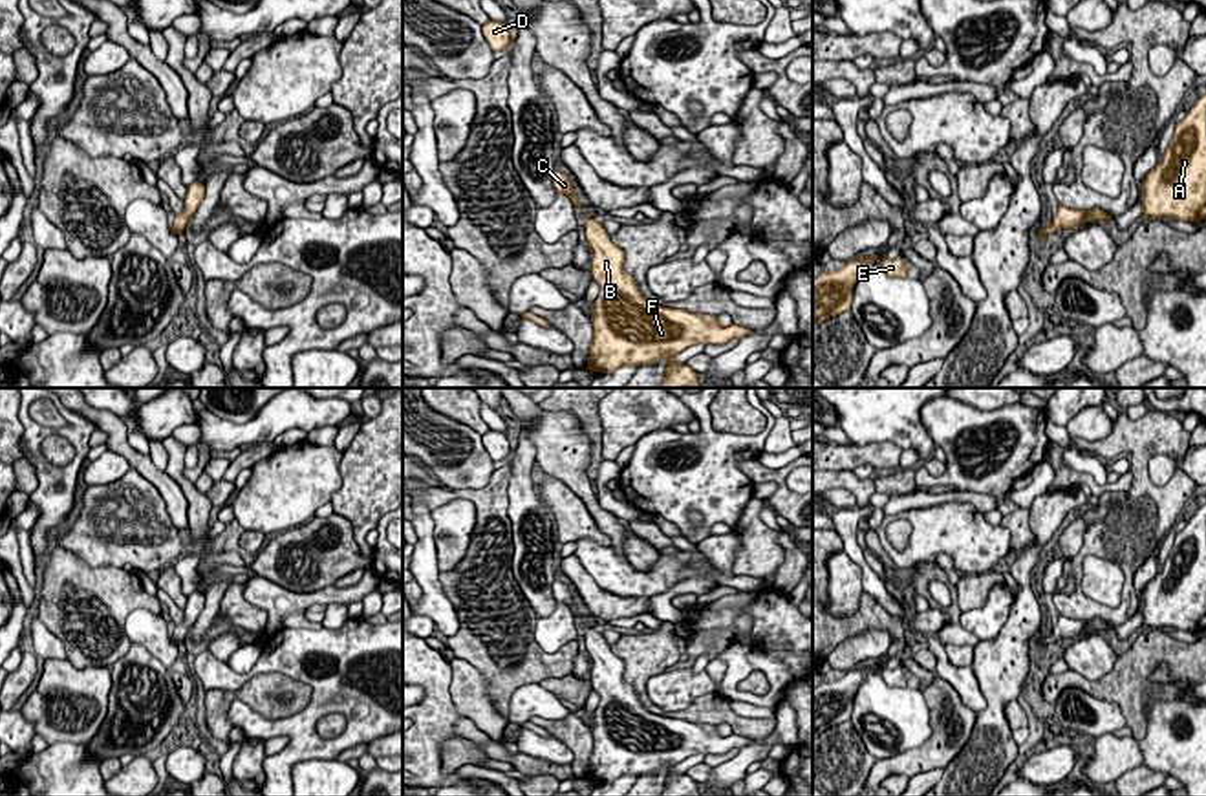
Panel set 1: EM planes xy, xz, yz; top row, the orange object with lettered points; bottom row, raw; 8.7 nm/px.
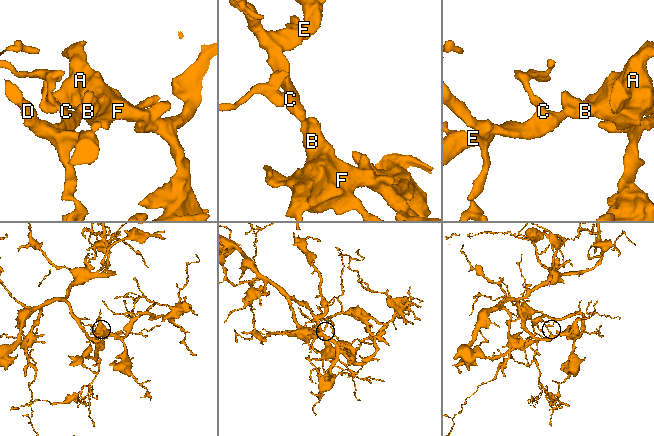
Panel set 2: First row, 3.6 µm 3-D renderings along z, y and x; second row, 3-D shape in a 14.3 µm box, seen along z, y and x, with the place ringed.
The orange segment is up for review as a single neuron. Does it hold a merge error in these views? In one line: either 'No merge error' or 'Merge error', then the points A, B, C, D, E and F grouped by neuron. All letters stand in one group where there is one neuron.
No merge error. Groups: A B C D E F

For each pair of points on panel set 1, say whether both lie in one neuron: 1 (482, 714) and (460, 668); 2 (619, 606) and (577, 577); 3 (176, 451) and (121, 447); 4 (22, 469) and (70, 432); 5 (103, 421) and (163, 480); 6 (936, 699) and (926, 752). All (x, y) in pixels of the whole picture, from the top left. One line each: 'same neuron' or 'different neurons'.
1: same neuron
2: same neuron
3: different neurons
4: different neurons
5: same neuron
6: same neuron

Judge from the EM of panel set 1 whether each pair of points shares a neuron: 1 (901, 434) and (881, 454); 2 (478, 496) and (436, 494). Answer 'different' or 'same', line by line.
1: different
2: same

